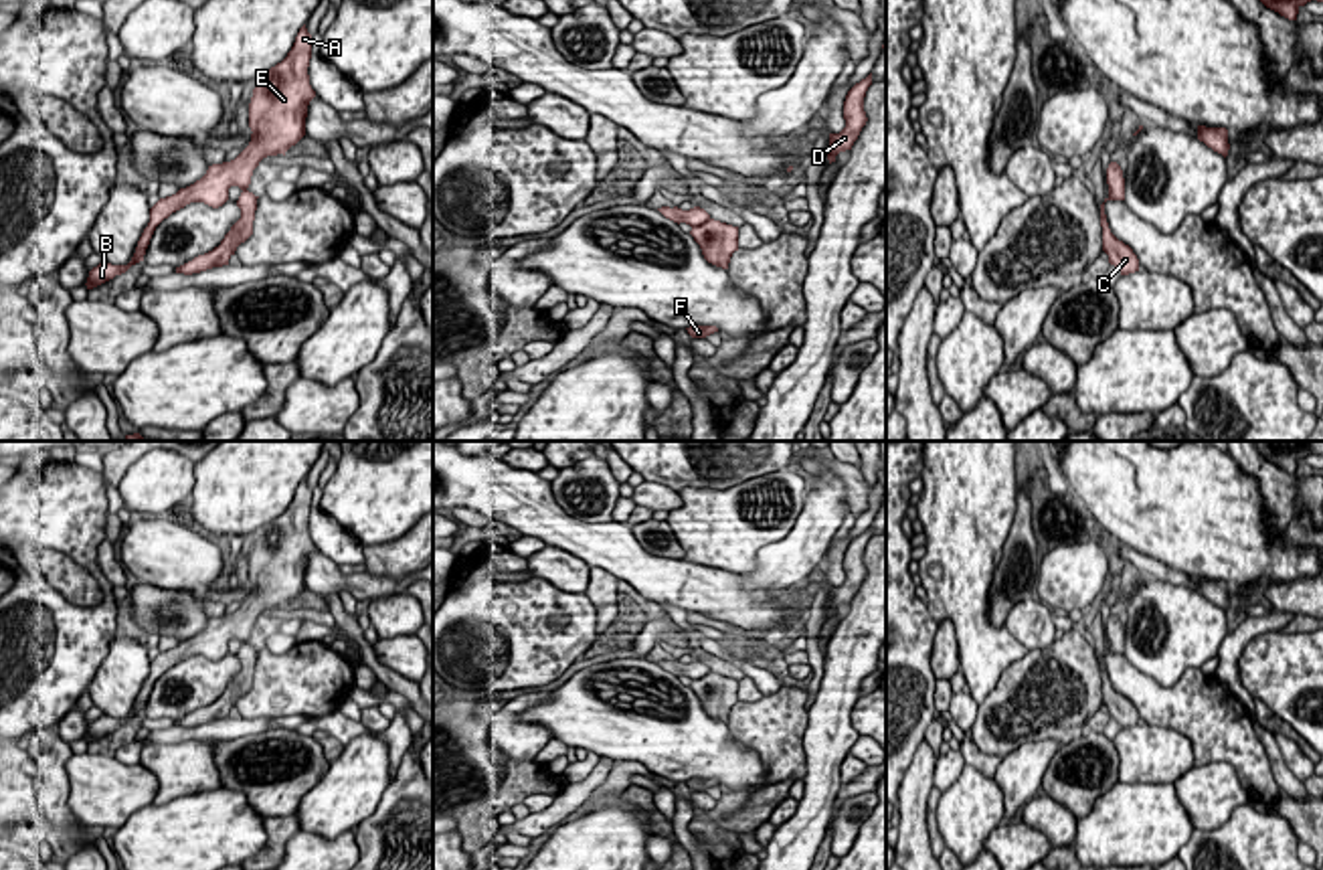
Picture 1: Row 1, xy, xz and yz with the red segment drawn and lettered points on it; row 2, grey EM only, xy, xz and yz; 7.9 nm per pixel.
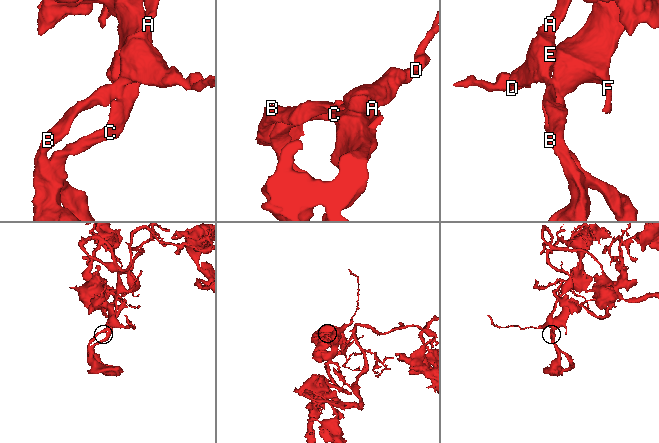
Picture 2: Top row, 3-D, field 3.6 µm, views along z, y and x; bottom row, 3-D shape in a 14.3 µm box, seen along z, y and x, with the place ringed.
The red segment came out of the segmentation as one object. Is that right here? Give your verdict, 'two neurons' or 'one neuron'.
one neuron

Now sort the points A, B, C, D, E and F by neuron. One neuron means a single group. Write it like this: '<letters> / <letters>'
A B C D E F

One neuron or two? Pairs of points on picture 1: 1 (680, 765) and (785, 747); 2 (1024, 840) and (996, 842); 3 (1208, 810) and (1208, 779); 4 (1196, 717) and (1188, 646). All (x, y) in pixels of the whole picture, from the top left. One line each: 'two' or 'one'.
1: two
2: one
3: one
4: two

